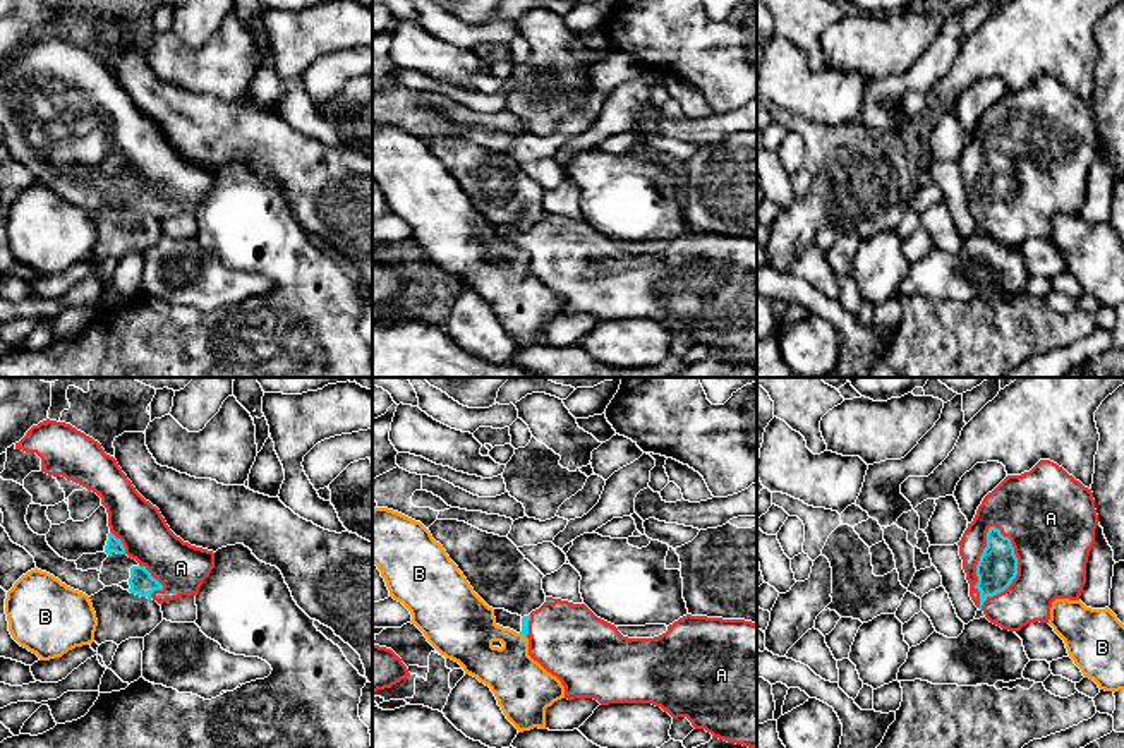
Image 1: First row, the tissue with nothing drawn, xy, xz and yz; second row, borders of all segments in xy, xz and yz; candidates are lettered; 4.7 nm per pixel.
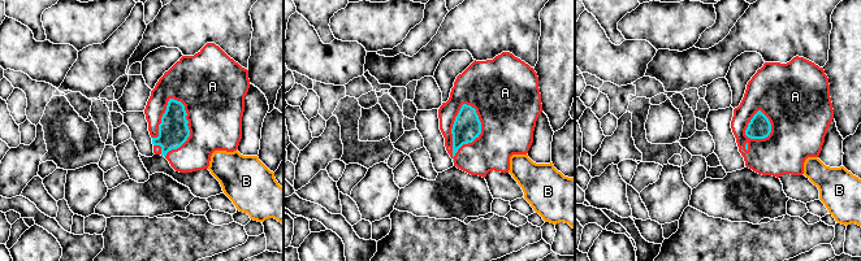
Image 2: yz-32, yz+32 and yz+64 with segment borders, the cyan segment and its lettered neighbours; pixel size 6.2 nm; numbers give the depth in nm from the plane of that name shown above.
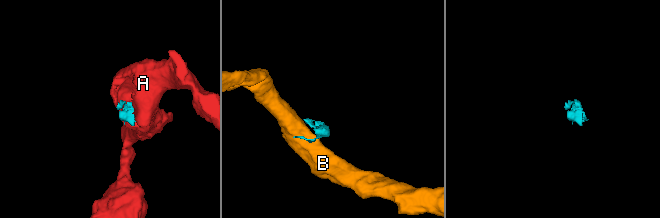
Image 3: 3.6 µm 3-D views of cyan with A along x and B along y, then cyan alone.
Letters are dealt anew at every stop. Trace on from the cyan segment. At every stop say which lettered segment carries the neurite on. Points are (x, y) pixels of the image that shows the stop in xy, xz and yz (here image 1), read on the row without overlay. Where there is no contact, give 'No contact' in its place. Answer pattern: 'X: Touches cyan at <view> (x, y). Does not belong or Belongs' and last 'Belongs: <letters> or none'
A: Touches cyan at yz (977, 182). Belongs
B: Touches cyan at xz (524, 251). Does not belong
Belongs: A

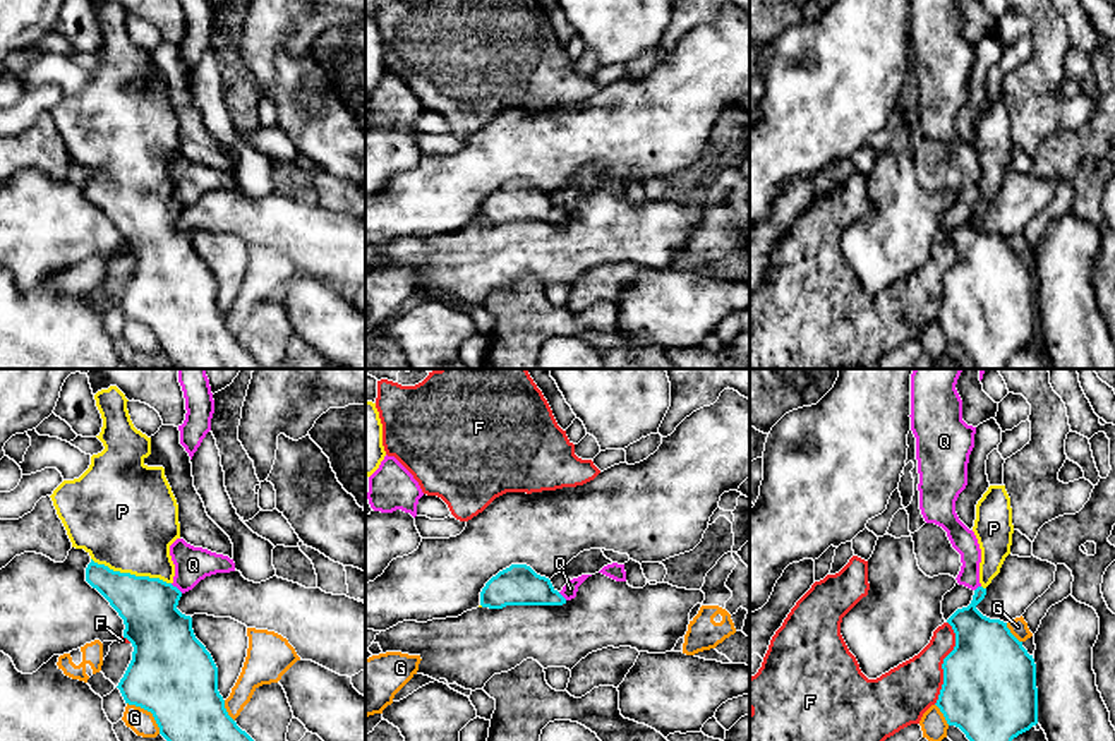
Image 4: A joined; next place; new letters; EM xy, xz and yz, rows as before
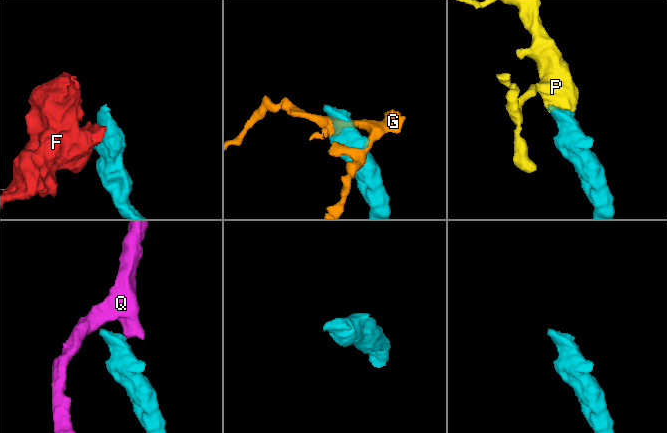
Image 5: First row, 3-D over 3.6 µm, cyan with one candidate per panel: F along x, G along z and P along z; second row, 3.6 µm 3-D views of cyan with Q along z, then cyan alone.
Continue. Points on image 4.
F: Touches cyan at yz (944, 278). Does not belong
G: Touches cyan at xy (150, 326). Does not belong
P: Touches cyan at xy (129, 189). Belongs
Q: Touches cyan at xy (175, 203). Does not belong
Belongs: P

